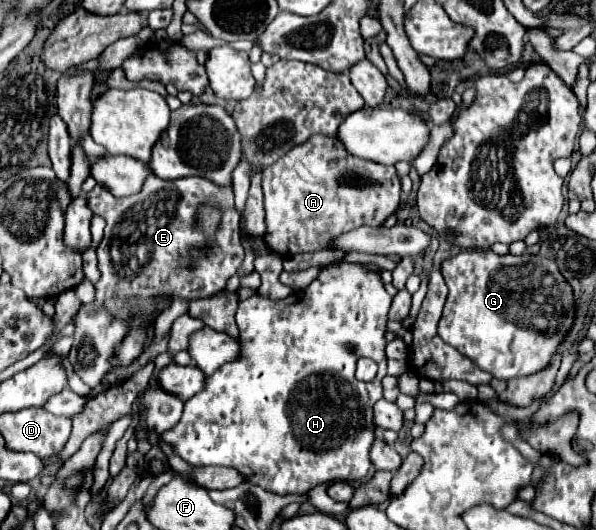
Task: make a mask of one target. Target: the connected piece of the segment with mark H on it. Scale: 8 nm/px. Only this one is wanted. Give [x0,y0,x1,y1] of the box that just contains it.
[161,264,391,494]

